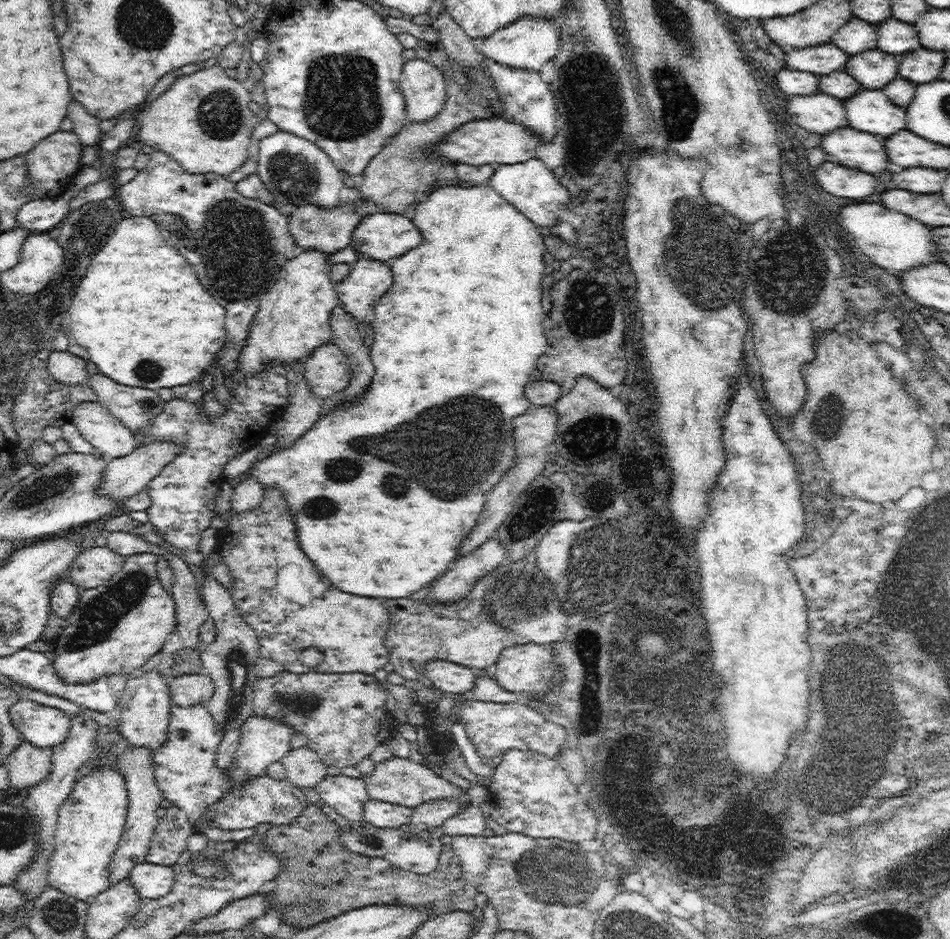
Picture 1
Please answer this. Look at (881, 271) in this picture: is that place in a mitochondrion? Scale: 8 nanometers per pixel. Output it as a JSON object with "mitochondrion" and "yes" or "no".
{"mitochondrion":"no"}

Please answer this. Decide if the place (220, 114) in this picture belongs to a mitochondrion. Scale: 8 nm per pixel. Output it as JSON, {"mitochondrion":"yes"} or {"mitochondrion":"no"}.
{"mitochondrion":"yes"}

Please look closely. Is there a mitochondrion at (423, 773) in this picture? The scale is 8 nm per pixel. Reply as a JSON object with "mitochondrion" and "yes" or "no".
{"mitochondrion":"no"}

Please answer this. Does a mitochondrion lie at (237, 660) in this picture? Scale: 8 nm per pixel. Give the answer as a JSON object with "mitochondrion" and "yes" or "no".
{"mitochondrion":"yes"}

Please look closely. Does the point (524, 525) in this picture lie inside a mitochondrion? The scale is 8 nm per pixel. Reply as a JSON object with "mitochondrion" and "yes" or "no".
{"mitochondrion":"yes"}

